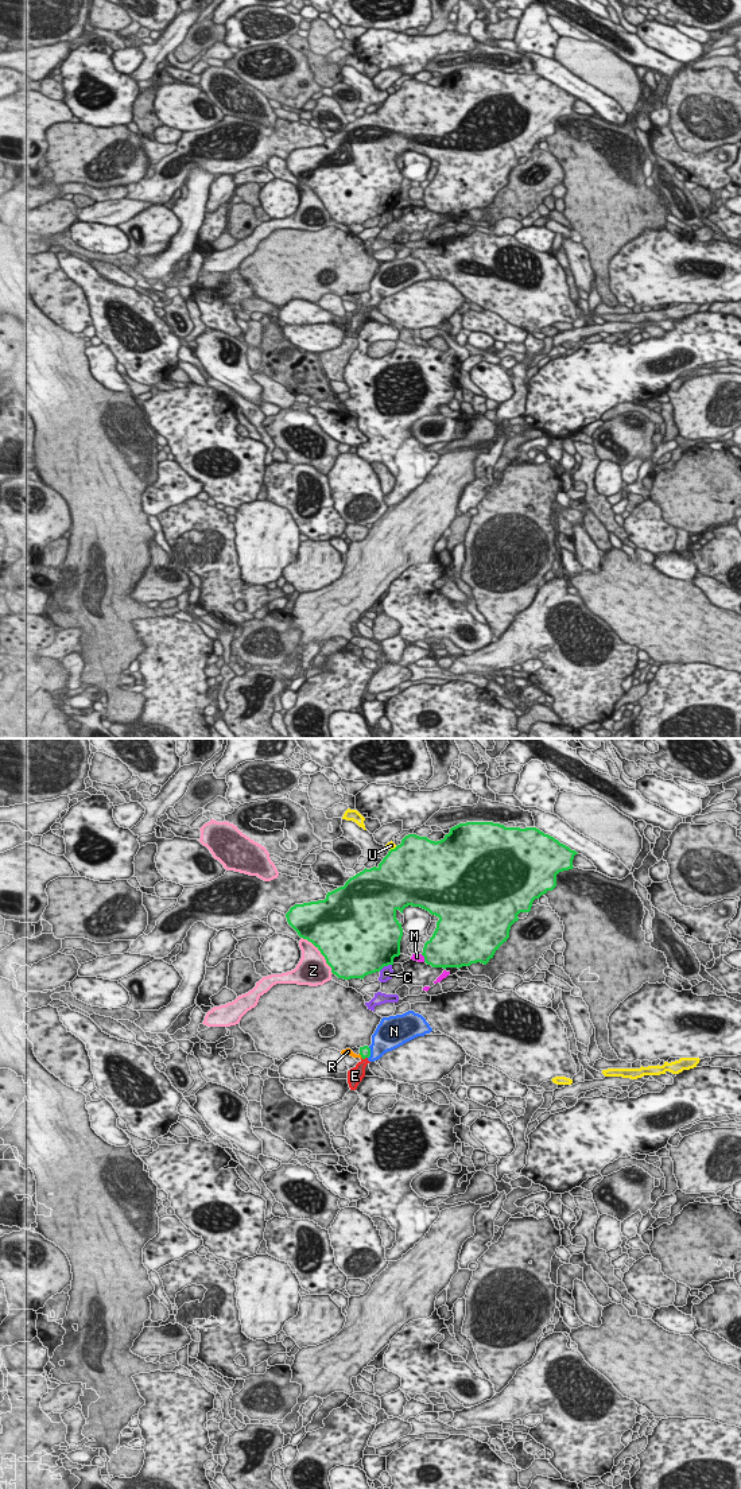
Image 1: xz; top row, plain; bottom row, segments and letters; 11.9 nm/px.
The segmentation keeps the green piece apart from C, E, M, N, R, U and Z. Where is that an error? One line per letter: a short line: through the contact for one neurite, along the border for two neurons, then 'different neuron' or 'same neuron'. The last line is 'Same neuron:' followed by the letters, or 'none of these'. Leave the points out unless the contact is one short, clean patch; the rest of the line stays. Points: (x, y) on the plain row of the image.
C: different neuron
E: line xz (361, 302), (367, 303); different neuron
M: line xz (421, 200), (425, 206); different neuron
N: line xz (369, 293), (368, 303); different neuron
R: line xz (359, 299), (361, 302); different neuron
U: different neuron
Z: different neuron
Same neuron: none of these

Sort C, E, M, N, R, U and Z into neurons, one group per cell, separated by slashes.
C / E N / M / R / U / Z

